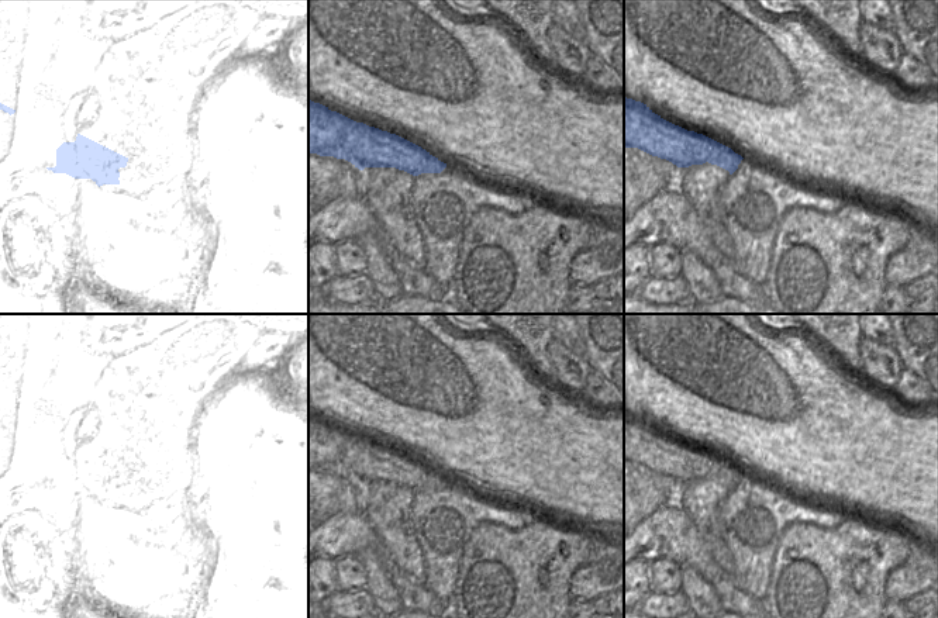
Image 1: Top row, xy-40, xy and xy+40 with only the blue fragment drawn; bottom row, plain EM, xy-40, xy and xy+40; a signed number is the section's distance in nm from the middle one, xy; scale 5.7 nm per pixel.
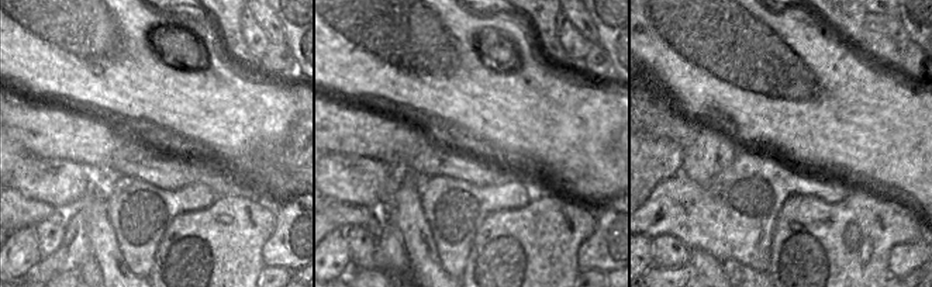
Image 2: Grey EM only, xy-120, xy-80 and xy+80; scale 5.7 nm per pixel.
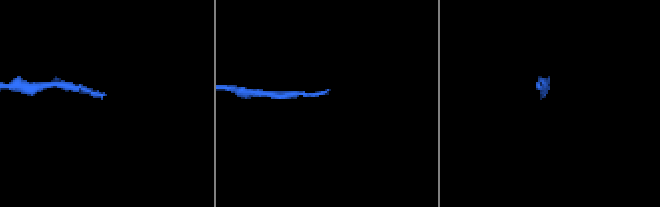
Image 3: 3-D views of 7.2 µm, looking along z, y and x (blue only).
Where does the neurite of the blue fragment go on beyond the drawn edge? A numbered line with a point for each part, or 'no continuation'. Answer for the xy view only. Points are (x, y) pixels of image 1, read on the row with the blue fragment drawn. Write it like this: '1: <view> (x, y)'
no continuation

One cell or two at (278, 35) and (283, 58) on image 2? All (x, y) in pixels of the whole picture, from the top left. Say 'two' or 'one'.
two

